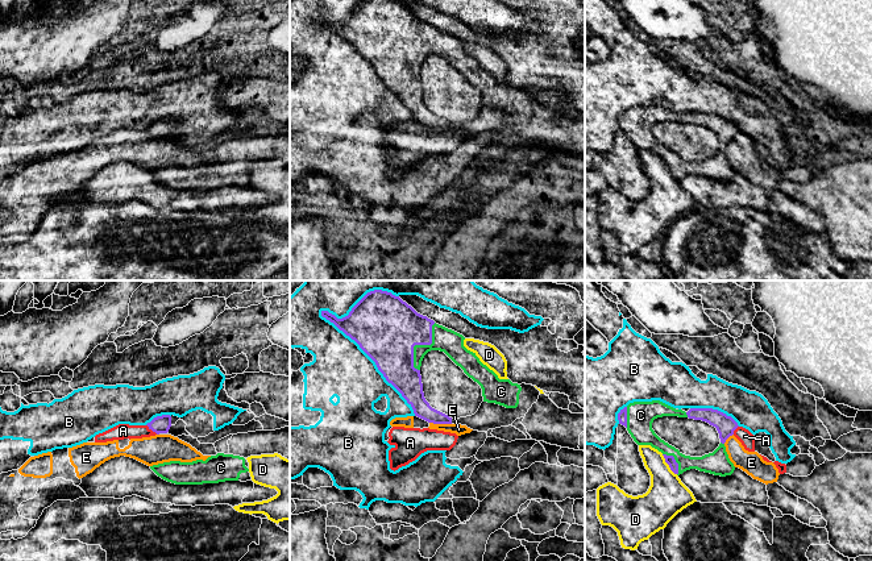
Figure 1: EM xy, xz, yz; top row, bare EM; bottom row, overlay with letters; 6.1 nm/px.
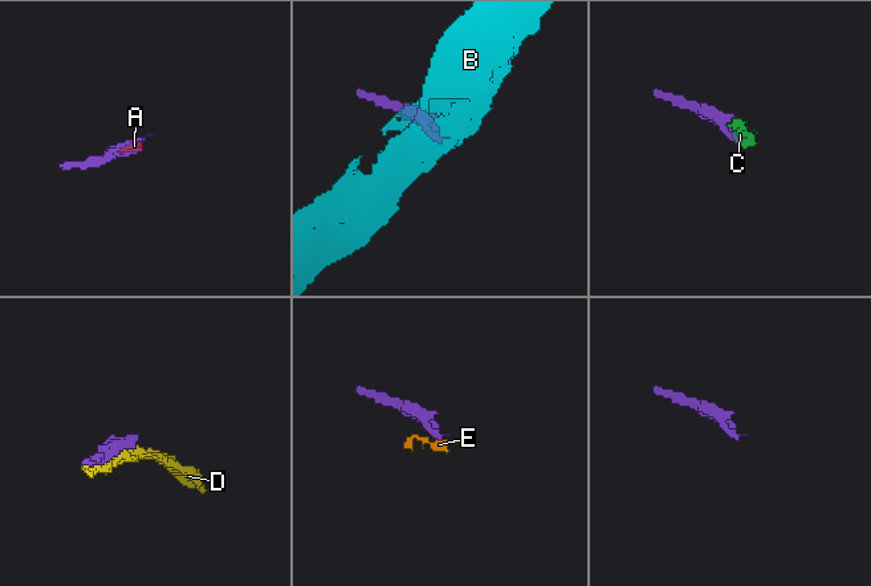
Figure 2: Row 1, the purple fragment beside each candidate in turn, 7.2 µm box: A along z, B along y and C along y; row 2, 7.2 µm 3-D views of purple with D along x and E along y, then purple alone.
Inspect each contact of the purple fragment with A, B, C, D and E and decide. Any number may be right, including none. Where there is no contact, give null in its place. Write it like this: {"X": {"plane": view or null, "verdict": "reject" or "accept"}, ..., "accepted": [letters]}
{"A": {"plane": "xy", "verdict": "reject"}, "B": {"plane": "xz", "verdict": "reject"}, "C": {"plane": "xz", "verdict": "accept"}, "D": {"plane": "yz", "verdict": "reject"}, "E": {"plane": "xz", "verdict": "reject"}, "accepted": ["C"]}

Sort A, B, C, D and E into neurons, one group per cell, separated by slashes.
A E / B / C / D

